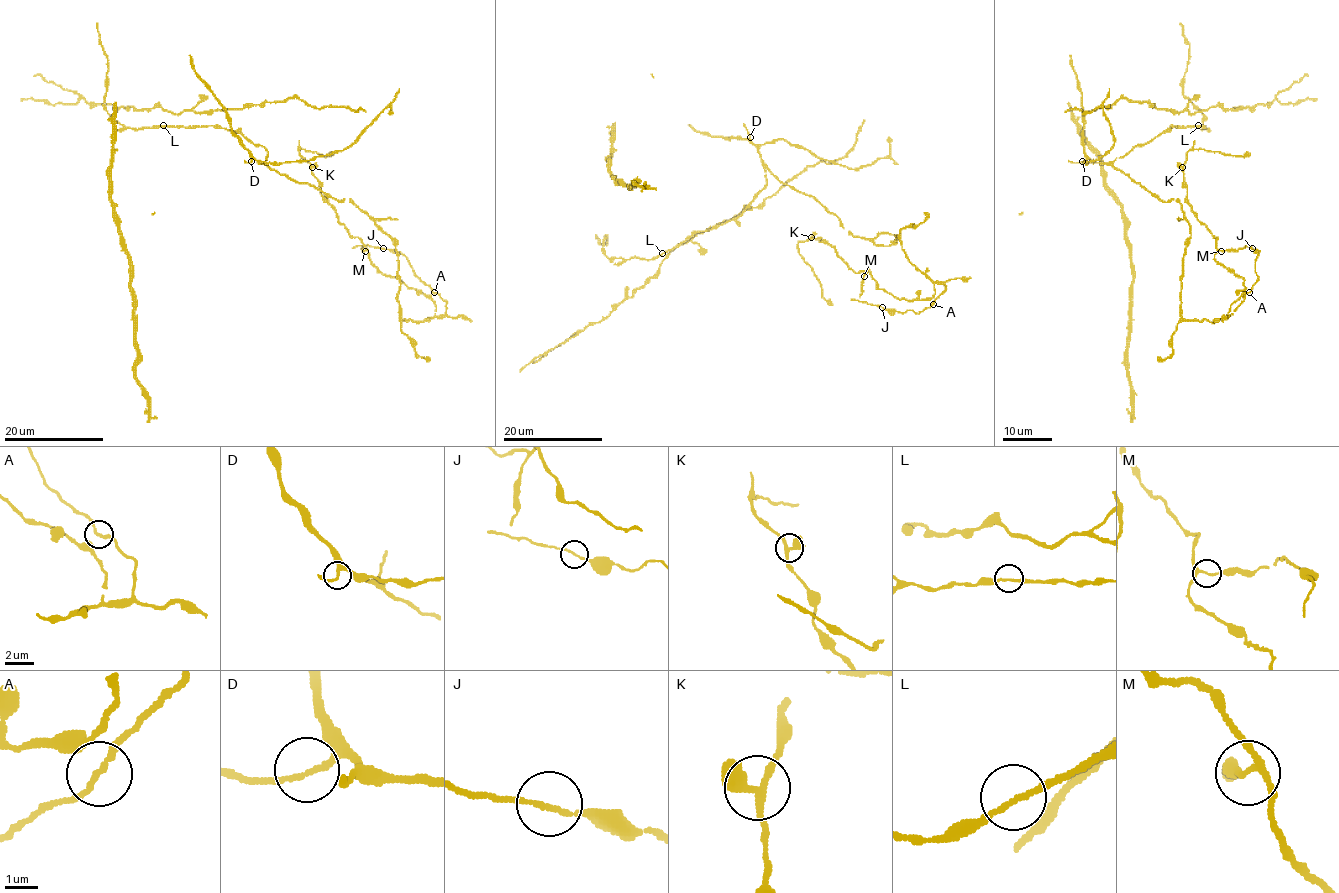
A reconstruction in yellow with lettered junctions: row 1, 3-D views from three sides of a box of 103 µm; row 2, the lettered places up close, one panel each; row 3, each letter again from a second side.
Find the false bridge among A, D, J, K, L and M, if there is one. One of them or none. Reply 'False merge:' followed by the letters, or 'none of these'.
False merge: none of these

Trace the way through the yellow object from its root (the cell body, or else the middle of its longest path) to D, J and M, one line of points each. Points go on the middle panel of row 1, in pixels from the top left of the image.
D: (772, 173), (750, 137)
J: (772, 173), (814, 196), (853, 236), (882, 246), (899, 236), (905, 257), (945, 284), (918, 314), (882, 307)
M: (772, 173), (853, 236), (882, 246), (899, 236), (935, 294), (898, 299), (868, 269), (865, 275)

